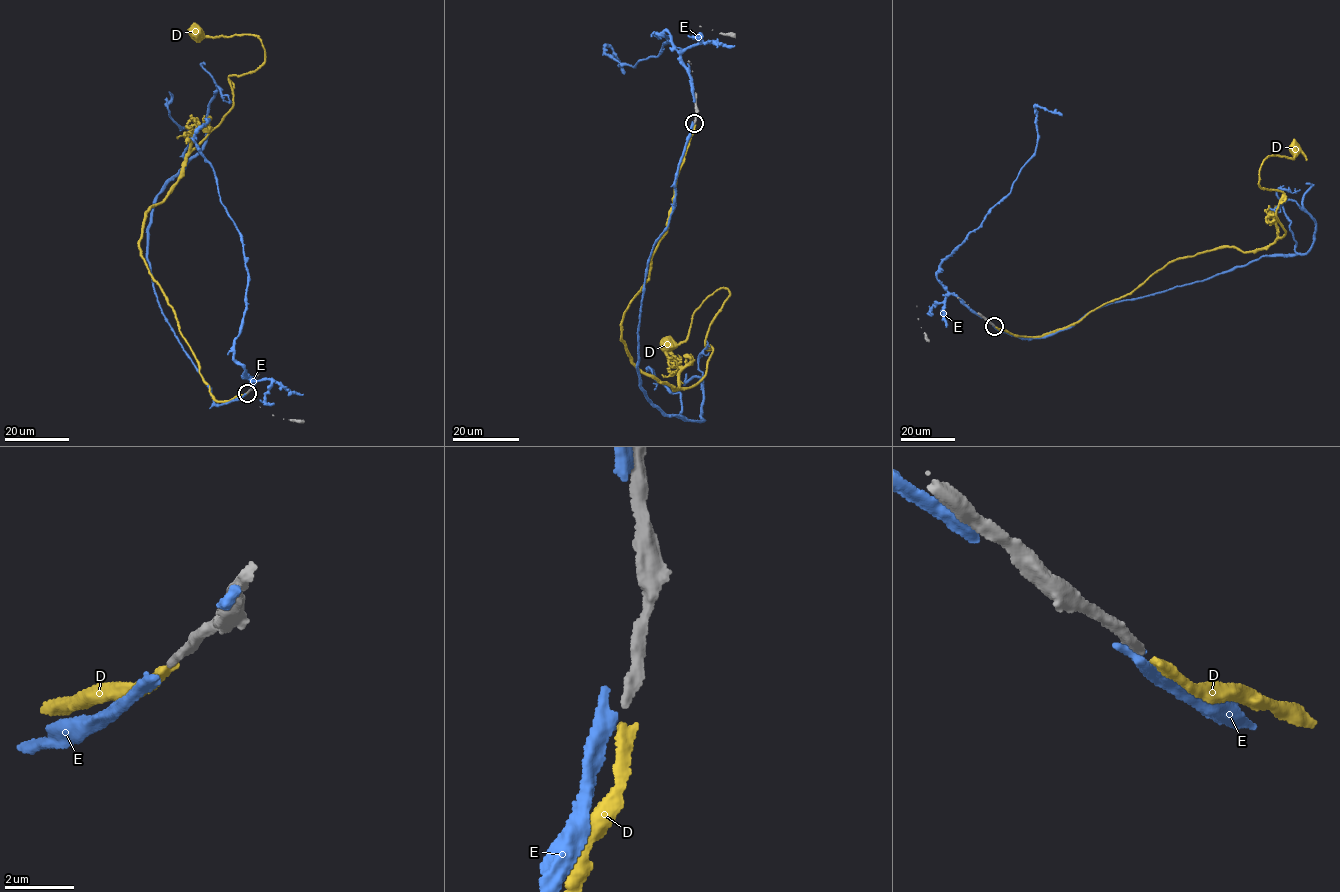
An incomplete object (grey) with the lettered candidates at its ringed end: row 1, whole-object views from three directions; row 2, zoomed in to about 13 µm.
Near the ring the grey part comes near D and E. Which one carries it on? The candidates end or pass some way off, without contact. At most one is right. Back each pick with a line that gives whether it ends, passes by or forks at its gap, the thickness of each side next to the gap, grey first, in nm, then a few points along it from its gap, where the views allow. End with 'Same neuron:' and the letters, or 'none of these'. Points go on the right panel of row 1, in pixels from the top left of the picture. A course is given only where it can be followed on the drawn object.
D: it ends there; 260 nm thick on the grey side, 340 nm on the other; it runs (995, 327), (1043, 335), (1175, 260), (1274, 242), (1286, 230), (1283, 193), (1260, 186), (1259, 173), (1296, 147)
Same neuron: D

